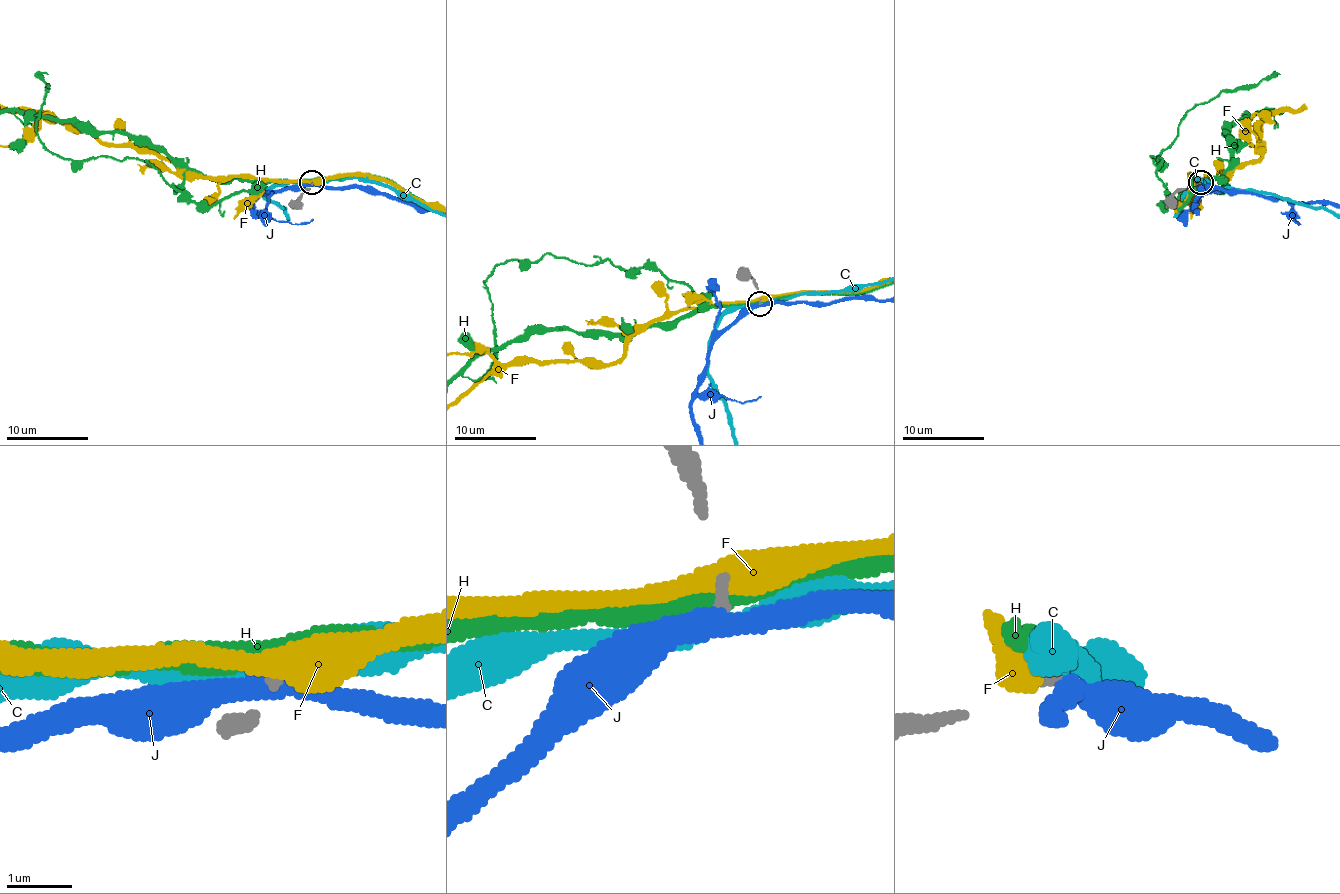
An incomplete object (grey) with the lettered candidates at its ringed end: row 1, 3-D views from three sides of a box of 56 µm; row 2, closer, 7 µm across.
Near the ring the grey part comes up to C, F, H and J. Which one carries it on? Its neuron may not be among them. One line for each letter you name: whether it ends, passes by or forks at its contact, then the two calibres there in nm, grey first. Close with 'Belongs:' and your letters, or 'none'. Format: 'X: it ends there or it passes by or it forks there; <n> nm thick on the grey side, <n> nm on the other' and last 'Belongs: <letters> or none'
Belongs: none

